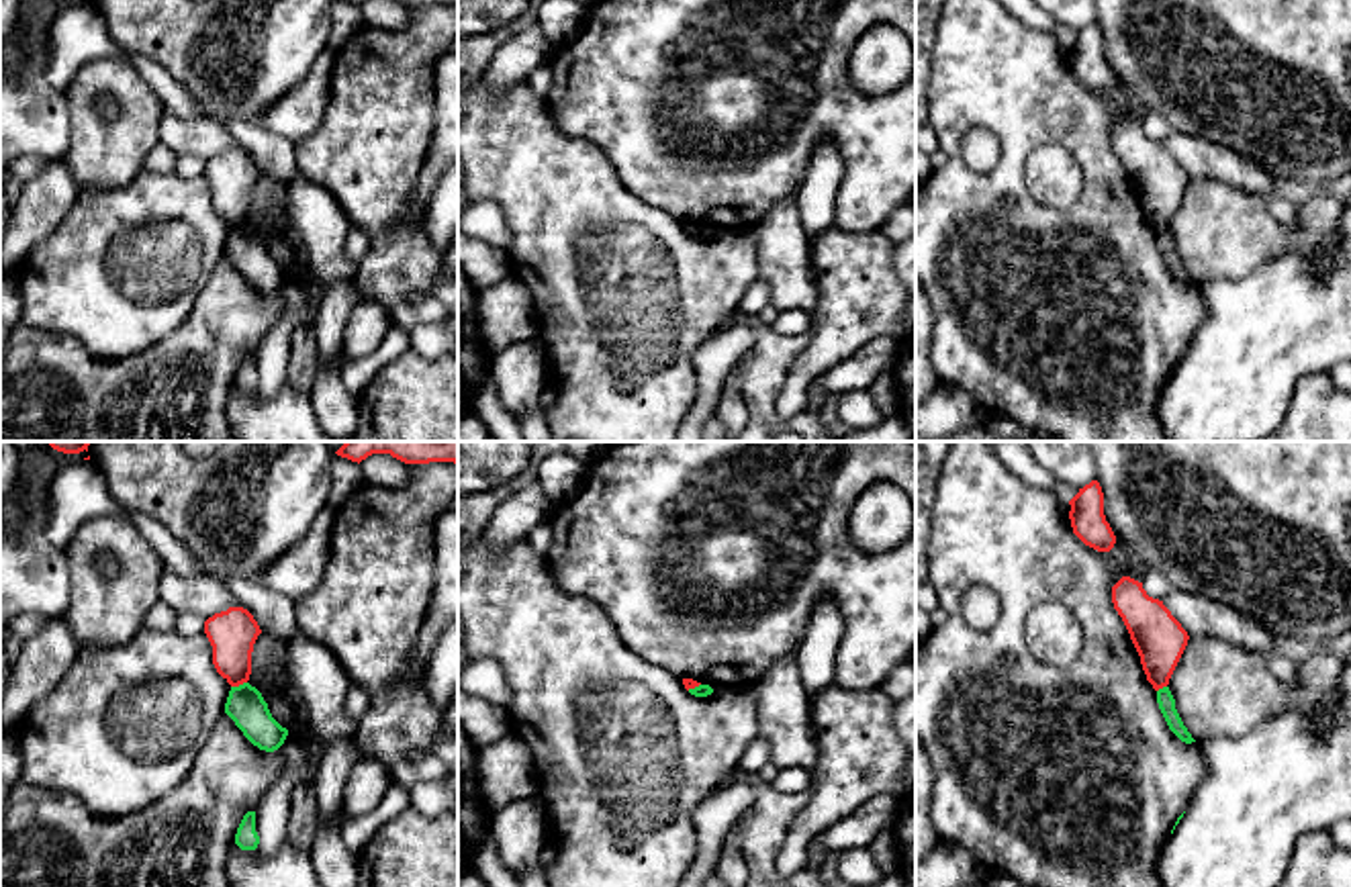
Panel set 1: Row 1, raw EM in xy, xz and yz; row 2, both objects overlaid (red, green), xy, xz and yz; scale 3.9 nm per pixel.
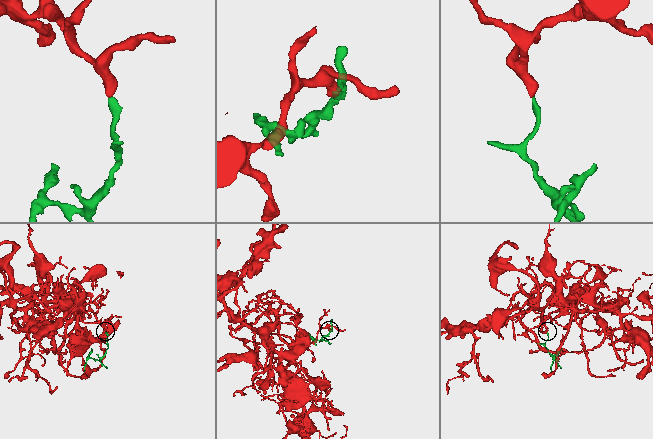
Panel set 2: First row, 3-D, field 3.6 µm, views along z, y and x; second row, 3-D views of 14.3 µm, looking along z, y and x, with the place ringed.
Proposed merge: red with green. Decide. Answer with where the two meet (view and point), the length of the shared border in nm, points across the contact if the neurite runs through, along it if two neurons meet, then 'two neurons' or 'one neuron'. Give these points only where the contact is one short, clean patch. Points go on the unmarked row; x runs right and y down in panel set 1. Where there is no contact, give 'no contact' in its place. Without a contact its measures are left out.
meets red in xy at (238, 227); contact 70 nm long; border along xy (246, 223), (231, 229); two neurons

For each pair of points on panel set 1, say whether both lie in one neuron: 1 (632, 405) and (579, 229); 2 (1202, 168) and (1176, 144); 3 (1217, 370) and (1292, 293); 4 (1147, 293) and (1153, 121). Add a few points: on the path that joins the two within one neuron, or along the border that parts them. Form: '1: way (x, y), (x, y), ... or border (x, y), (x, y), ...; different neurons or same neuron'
1: way (622, 362), (620, 287), (608, 272); same neuron
2: way (1196, 162), (1182, 148); same neuron
3: way (1235, 352), (1276, 311); same neuron
4: border (1149, 111), (1141, 123); different neurons

